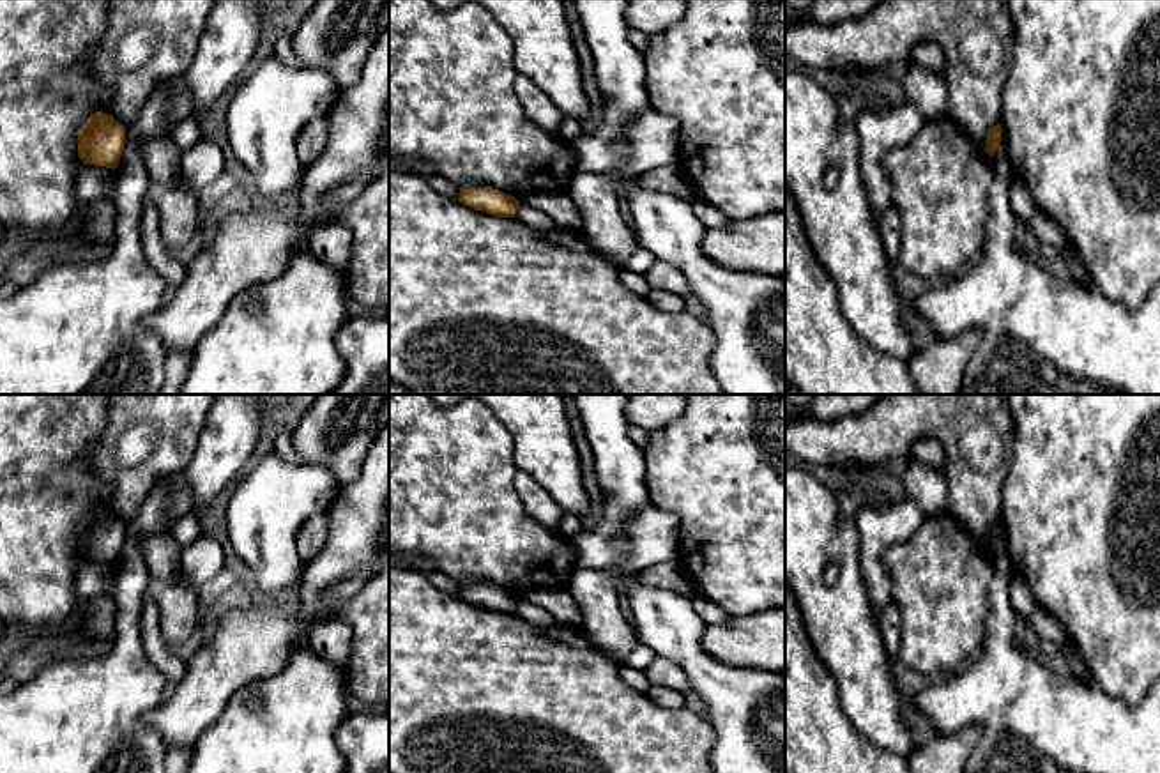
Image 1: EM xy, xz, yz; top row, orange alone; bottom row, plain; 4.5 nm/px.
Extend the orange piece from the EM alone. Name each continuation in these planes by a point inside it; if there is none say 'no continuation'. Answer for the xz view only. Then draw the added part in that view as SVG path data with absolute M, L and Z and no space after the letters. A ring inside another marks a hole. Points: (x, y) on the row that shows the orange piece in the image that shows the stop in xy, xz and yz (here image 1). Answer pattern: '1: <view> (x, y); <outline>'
no continuation

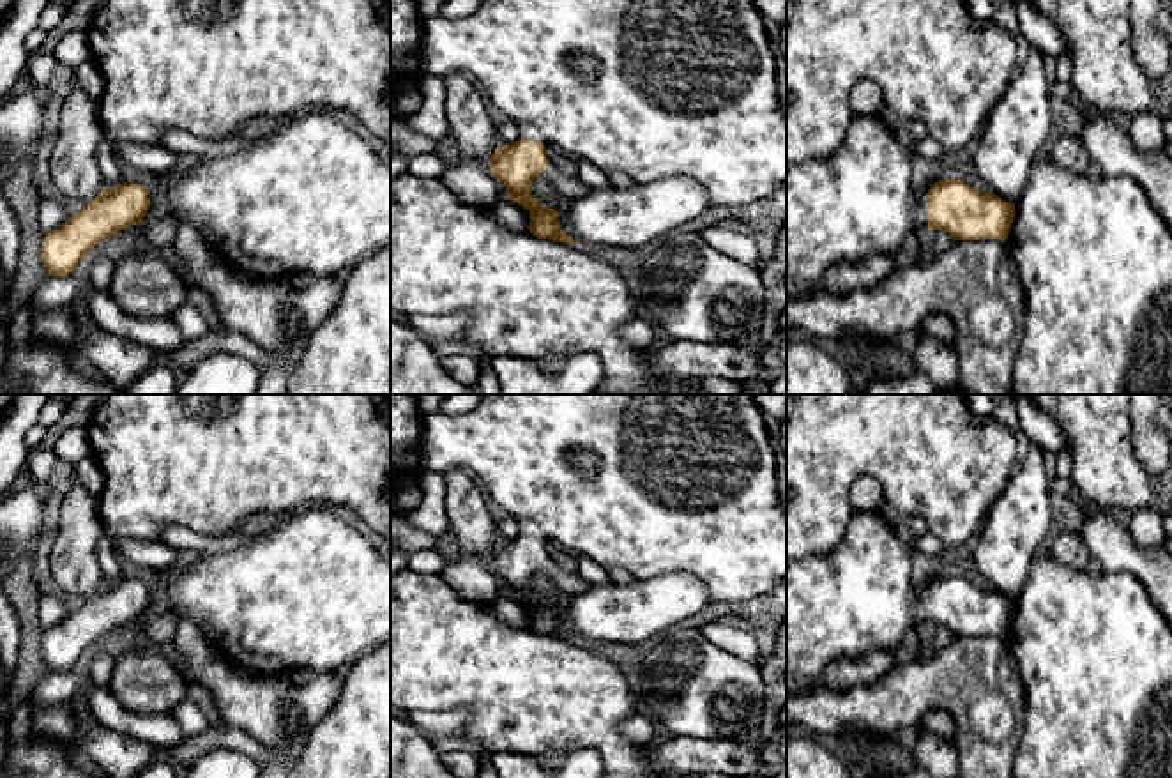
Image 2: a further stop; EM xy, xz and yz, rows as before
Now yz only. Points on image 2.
1: yz (858, 202); M859 115L827 157L787 166L787 301L826 294L822 278L840 262L896 251L914 226L928 228L928 196L912 186L909 149L886 122L887 115Z

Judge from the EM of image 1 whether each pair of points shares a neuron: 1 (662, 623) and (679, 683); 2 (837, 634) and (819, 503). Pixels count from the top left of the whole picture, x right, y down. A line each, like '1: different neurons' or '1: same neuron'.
1: different neurons
2: same neuron

